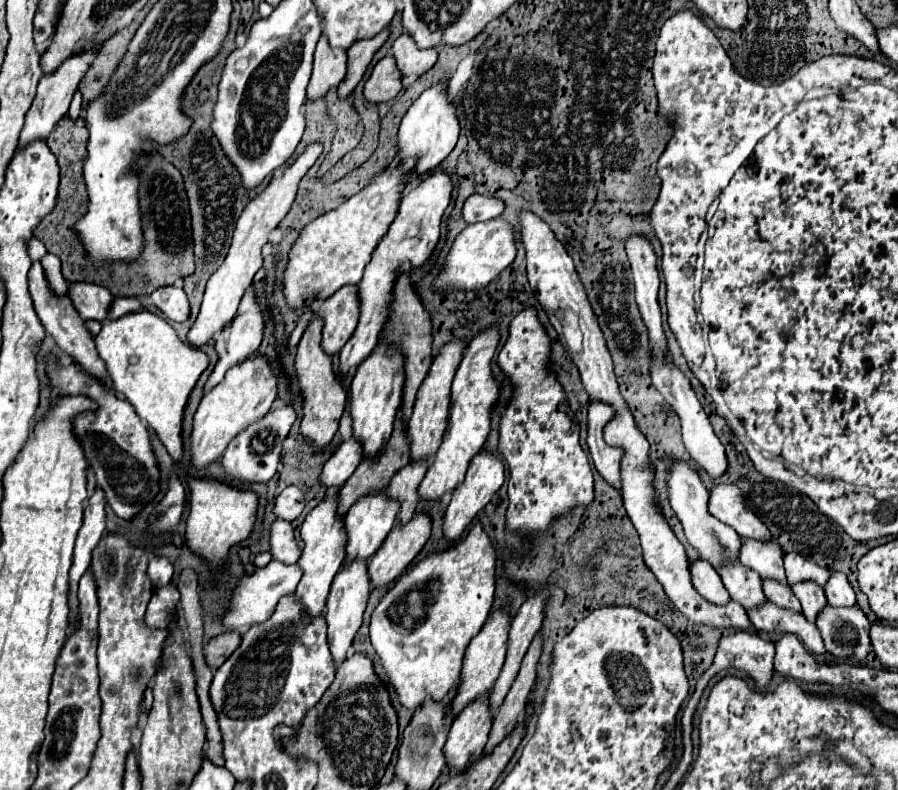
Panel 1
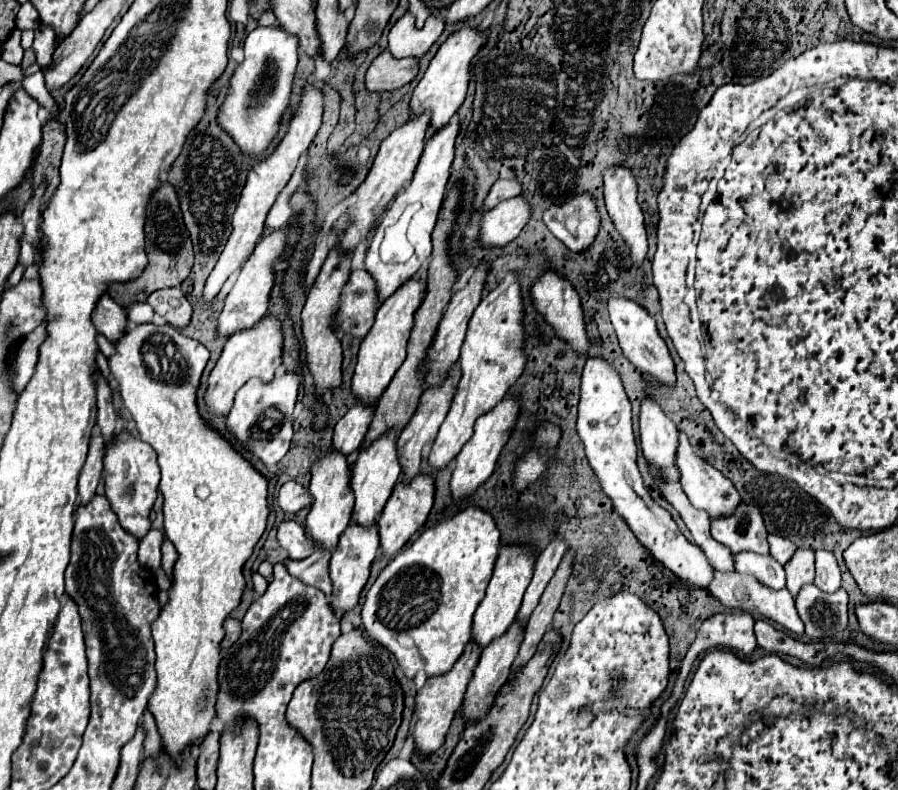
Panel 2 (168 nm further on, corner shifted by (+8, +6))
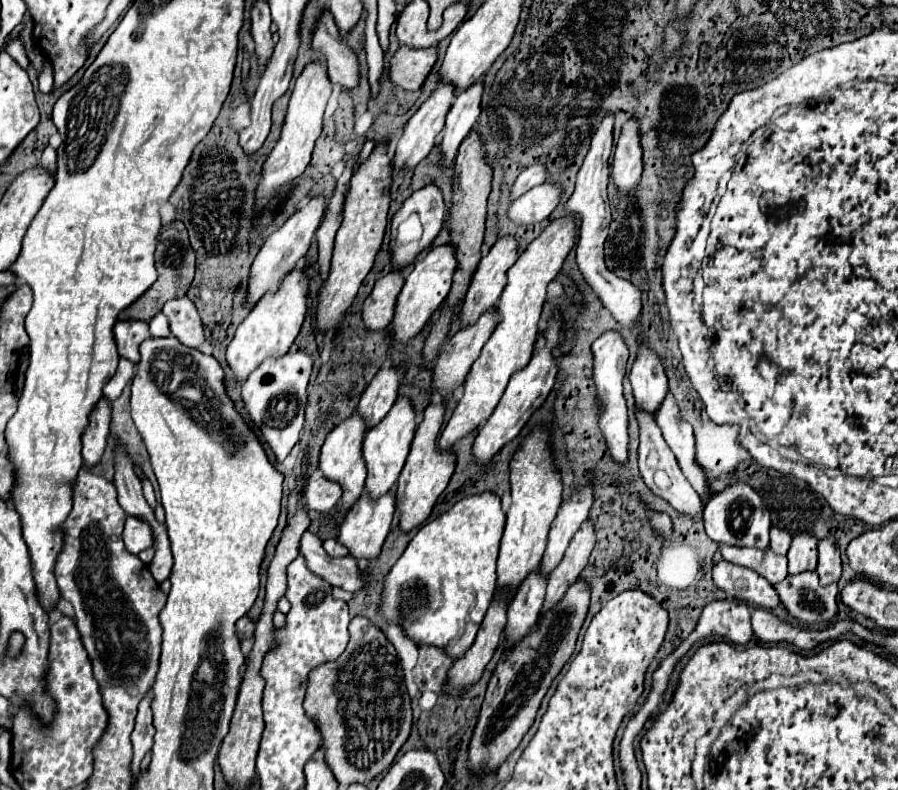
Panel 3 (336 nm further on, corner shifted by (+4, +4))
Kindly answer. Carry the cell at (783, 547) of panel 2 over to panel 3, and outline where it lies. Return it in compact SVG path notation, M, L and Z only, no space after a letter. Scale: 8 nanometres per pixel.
M771 527L771 549L777 553L777 555L787 555L789 551L789 545L791 545L791 535L787 531L783 531L781 527Z

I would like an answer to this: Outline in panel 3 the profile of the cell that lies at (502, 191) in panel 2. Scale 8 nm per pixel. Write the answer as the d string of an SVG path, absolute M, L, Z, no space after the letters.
M537 163L537 165L527 167L527 169L517 177L517 181L515 181L513 189L511 189L511 199L517 199L519 195L527 193L531 187L541 185L541 183L545 183L545 181L547 181L547 167L545 167L545 165Z

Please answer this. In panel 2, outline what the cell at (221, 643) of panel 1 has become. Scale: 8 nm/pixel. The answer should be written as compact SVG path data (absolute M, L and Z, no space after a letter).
M229 617L229 619L225 619L223 629L225 629L225 637L223 637L223 641L221 641L221 649L229 649L229 647L239 639L239 633L241 633L241 621Z

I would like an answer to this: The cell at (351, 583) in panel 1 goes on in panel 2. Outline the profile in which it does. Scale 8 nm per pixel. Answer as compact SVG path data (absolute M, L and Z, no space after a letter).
M349 525L341 539L339 539L339 545L337 549L333 551L331 555L331 561L329 561L329 577L331 577L331 583L333 583L333 591L329 595L329 603L331 603L331 609L333 613L341 615L341 613L347 613L351 611L357 601L359 601L359 595L369 579L369 569L371 569L371 563L377 555L377 549L379 549L379 535L377 535L377 525L365 529L365 527L359 527L359 525Z

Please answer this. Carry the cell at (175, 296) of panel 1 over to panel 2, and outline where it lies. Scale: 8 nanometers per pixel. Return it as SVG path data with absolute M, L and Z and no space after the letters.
M179 287L159 289L147 297L147 303L155 309L157 315L161 315L169 325L177 329L185 327L191 319L191 305Z

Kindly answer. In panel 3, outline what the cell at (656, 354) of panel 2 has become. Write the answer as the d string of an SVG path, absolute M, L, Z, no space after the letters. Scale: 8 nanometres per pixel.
M607 113L591 137L591 147L583 161L583 167L579 169L575 191L565 207L569 213L579 215L579 221L581 221L579 241L577 241L579 271L583 273L591 289L599 295L603 305L613 313L613 317L625 327L635 327L639 323L639 313L641 313L641 291L631 281L611 273L603 259L603 243L607 239L607 231L611 223L611 209L607 201L607 177L609 177L607 159L611 155L611 147L613 147L613 113Z

